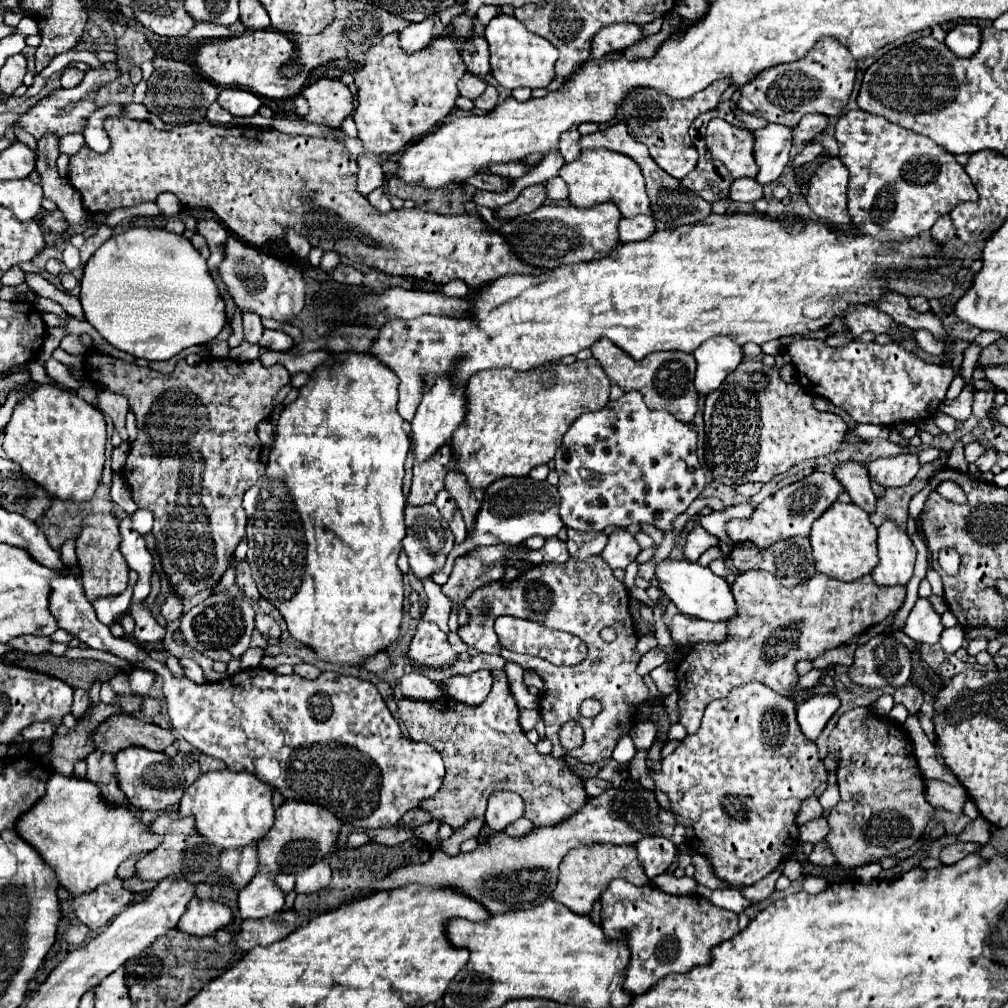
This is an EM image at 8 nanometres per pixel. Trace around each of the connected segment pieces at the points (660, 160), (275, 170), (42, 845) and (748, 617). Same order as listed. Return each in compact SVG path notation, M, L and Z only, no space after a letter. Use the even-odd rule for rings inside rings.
M718 80L716 84L712 84L712 88L692 96L692 100L668 100L666 96L660 96L660 92L652 92L652 88L640 88L640 92L632 92L632 96L628 96L624 104L620 104L620 112L612 122L626 122L630 134L642 144L648 144L654 162L670 176L682 180L696 168L698 162L698 150L688 134L688 128L700 114L718 106L720 96L726 88L728 80Z
M106 118L104 120L104 130L110 136L110 150L106 154L98 154L94 150L90 150L86 144L80 148L78 154L70 156L70 164L68 164L68 182L74 190L80 192L82 196L82 206L86 212L90 214L110 214L114 208L130 208L130 206L138 206L142 202L154 202L158 198L158 194L162 192L172 192L178 196L178 200L182 202L182 206L186 208L208 208L212 210L222 222L224 226L240 240L260 246L266 244L268 240L276 240L282 238L284 228L294 228L298 234L302 234L312 246L318 246L322 250L336 250L340 256L350 258L350 262L354 264L364 264L370 268L378 268L384 274L390 276L410 276L416 280L428 280L428 282L436 282L436 284L446 284L454 278L464 280L472 292L476 292L476 288L484 288L484 284L490 284L492 280L500 278L500 276L510 276L510 274L540 274L544 270L540 268L532 268L530 264L524 264L510 248L510 244L504 240L504 236L500 234L500 230L494 230L490 226L482 224L480 216L474 214L462 214L462 216L442 216L436 212L426 212L418 206L414 208L400 208L400 210L390 210L390 212L376 212L372 208L372 204L360 196L360 192L356 192L356 172L358 172L358 164L356 158L336 140L328 140L328 138L312 138L312 136L288 136L282 134L278 130L256 130L252 126L214 126L214 124L184 124L178 130L156 130L152 124L148 122L140 122L140 120L132 120L132 118Z
M54 774L48 780L46 796L38 800L36 806L18 820L16 830L28 844L32 844L32 848L36 848L36 852L44 858L44 862L56 870L60 886L64 886L70 894L92 892L98 884L112 880L116 876L116 868L128 856L150 852L162 842L162 836L152 834L150 828L144 826L140 816L134 814L128 806L110 804L108 800L104 800L100 788L96 788L96 784L92 784L88 778L62 776L62 774Z
M748 570L736 578L732 594L738 600L738 614L728 624L728 640L722 644L694 644L676 670L680 724L688 734L700 728L704 708L712 700L728 696L740 684L762 682L778 694L794 696L792 686L798 682L794 666L798 660L816 658L824 650L852 644L870 626L902 606L906 586L876 586L870 574L854 582L816 574L804 584L796 584L796 588L784 588L772 574Z

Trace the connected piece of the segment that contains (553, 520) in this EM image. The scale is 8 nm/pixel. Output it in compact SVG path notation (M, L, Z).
M506 476L504 480L496 480L496 484L490 484L484 496L484 506L480 506L480 516L476 516L476 528L472 528L472 536L466 536L466 540L448 555L444 568L436 572L432 580L436 584L445 584L451 574L454 561L468 548L478 548L478 546L492 546L492 544L520 544L530 536L556 536L562 528L564 522L558 516L560 500L558 500L558 490L550 486L546 480L538 482L532 480L530 476L526 478L512 478Z

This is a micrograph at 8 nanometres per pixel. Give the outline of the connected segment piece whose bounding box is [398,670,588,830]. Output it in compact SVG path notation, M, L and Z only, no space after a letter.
M492 670L492 690L484 704L468 706L440 696L438 700L398 700L398 714L408 734L416 742L432 744L446 766L446 776L436 796L420 802L420 808L430 810L436 820L444 820L454 830L462 828L470 818L486 812L486 800L496 788L508 788L522 796L526 804L524 816L538 828L556 824L572 816L588 800L580 776L574 774L562 760L544 756L526 738L518 722L518 706L510 694L508 676L504 670Z

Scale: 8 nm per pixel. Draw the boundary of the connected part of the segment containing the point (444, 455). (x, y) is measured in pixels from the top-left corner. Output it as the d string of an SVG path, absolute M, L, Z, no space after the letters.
M444 444L428 464L414 464L412 488L408 494L408 502L418 506L426 502L434 502L436 494L444 488L444 478L448 474L452 462L452 444Z

